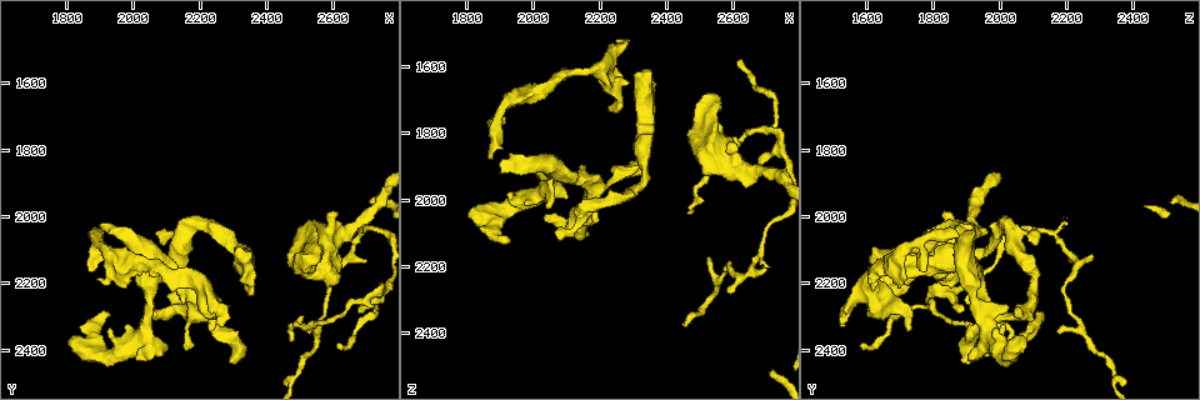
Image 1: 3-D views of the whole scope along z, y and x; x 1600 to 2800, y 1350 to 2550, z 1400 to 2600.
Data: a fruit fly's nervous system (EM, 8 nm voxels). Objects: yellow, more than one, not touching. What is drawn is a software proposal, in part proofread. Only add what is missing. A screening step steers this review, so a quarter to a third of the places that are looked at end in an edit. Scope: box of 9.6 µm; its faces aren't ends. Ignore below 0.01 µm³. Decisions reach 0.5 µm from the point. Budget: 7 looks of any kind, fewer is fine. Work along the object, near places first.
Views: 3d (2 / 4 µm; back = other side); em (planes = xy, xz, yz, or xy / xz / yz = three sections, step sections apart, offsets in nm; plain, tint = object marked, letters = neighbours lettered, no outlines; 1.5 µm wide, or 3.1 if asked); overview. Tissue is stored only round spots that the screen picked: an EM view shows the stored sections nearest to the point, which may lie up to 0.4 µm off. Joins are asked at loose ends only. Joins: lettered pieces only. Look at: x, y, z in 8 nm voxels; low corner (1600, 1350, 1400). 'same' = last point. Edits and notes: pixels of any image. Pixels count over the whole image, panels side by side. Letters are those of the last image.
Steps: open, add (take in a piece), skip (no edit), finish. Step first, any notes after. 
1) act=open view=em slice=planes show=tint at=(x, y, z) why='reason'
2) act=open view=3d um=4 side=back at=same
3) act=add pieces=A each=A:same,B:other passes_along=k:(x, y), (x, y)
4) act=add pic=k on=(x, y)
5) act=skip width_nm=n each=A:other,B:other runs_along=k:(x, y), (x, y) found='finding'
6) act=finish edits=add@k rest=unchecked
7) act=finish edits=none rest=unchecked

act=open view=3d um=4 at=(2310, 2440, 1880) why='free end'

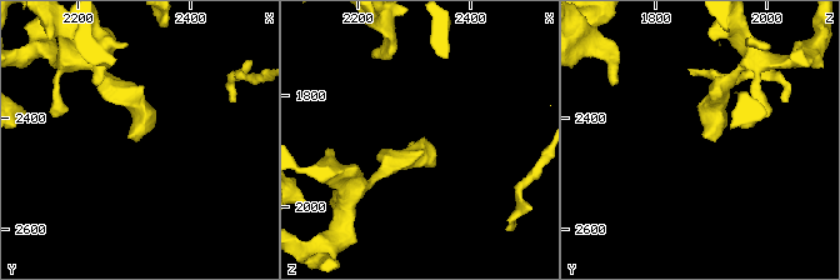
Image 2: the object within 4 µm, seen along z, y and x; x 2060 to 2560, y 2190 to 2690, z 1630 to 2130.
act=open view=em slice=xz step=4 show=tint at=(2305, 2430, 1880)

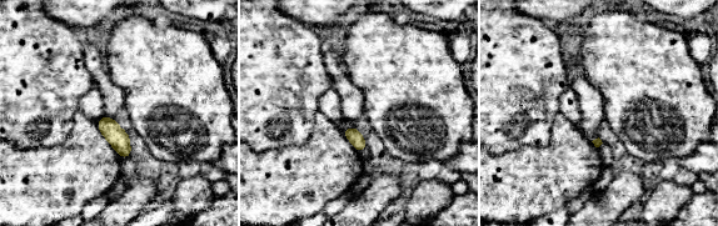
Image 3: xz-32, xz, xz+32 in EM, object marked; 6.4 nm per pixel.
act=open view=em slice=planes show=letters at=same why='cut it another way'

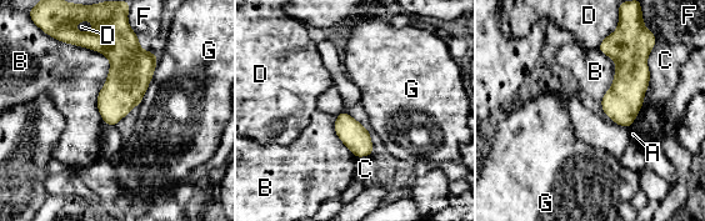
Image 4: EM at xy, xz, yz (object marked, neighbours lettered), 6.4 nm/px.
act=skip longest_contact=B:550nm each=A:other,B:other,C:other,D:other,F:other,G:other border=4:(66, 43), (110, 63), (104, 122) found='no lettered piece goes on from it'

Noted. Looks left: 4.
act=open view=3d um=2 at=(2610, 2190, 1880) why='thick end'

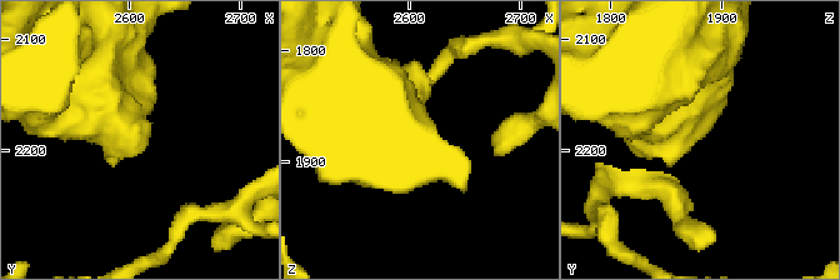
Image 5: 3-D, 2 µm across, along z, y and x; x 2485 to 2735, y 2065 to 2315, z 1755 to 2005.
act=open view=em slice=planes show=plain at=(2604, 2188, 1882) why='need the tissue'

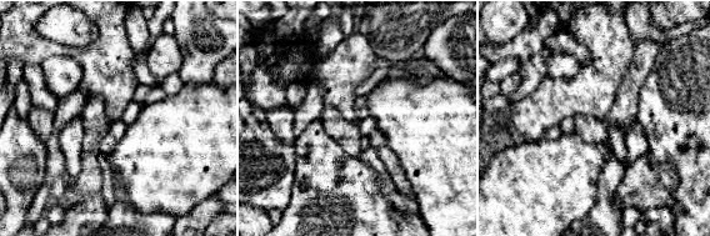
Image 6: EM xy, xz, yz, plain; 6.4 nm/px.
act=open view=em slice=planes show=letters at=same

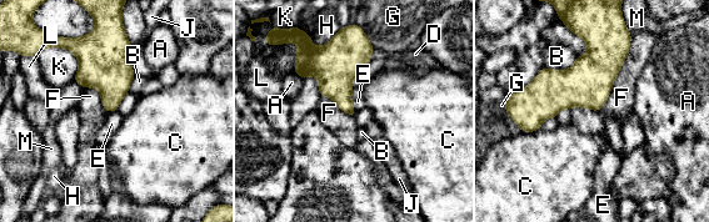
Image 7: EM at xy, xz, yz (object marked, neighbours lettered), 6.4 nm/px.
act=skip longest_contact=F:550nm each=A:other,B:other,C:other,D:other,E:other,F:other,G:other,H:other,J:other,K:other,L:other,M:other found='no lettered piece goes on from it'

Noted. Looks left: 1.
act=finish edits=none rest=unchecked

